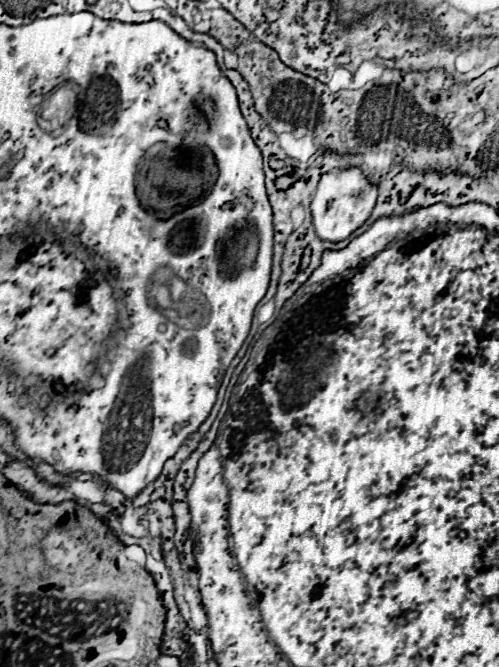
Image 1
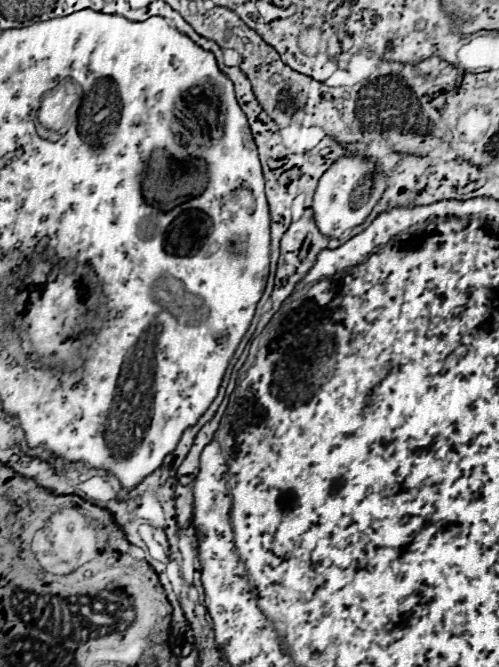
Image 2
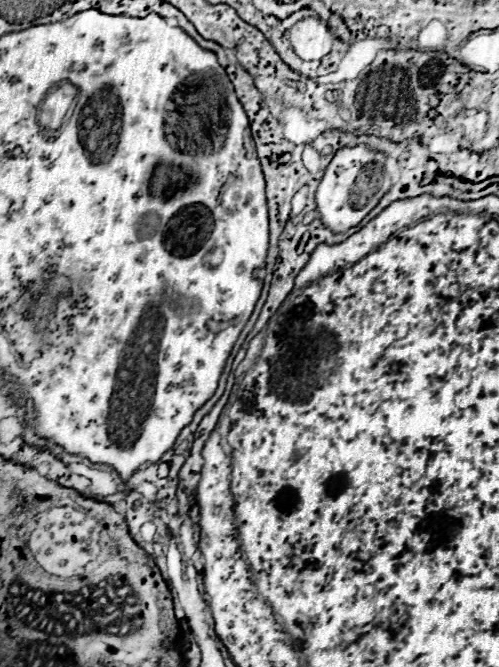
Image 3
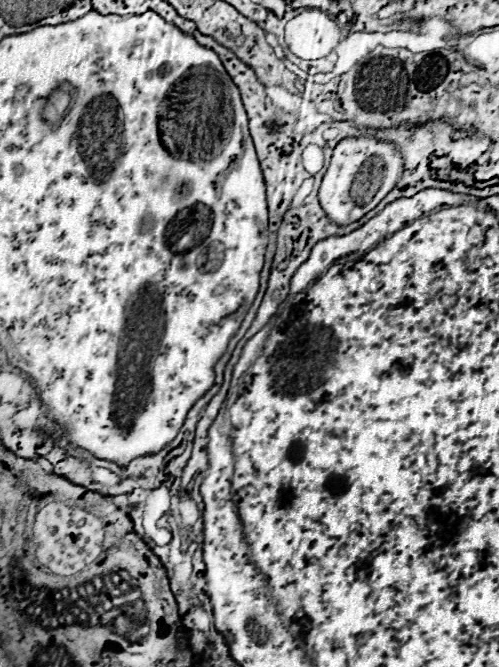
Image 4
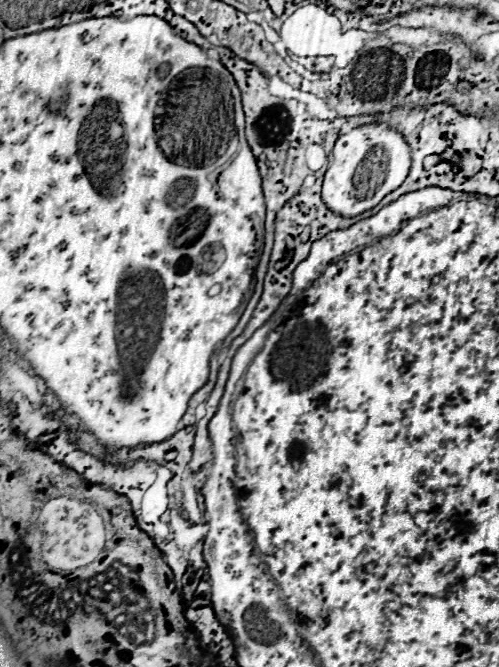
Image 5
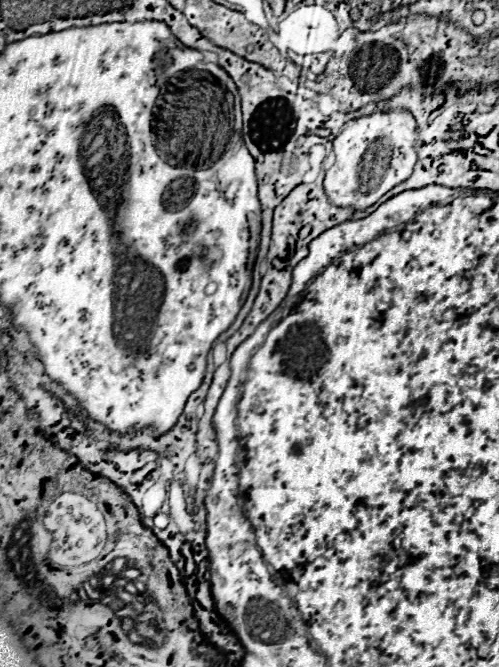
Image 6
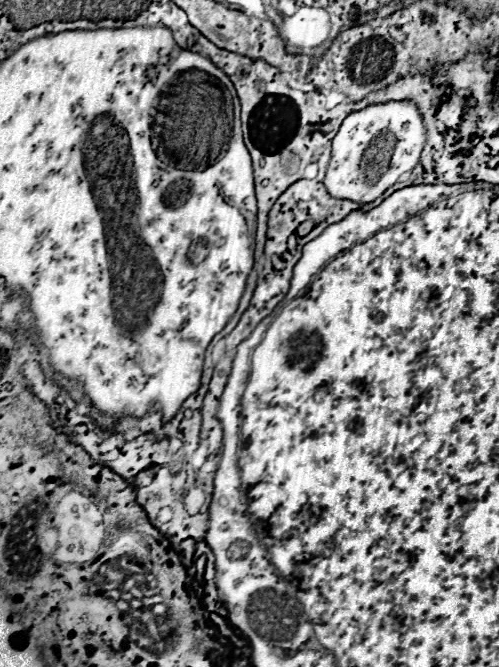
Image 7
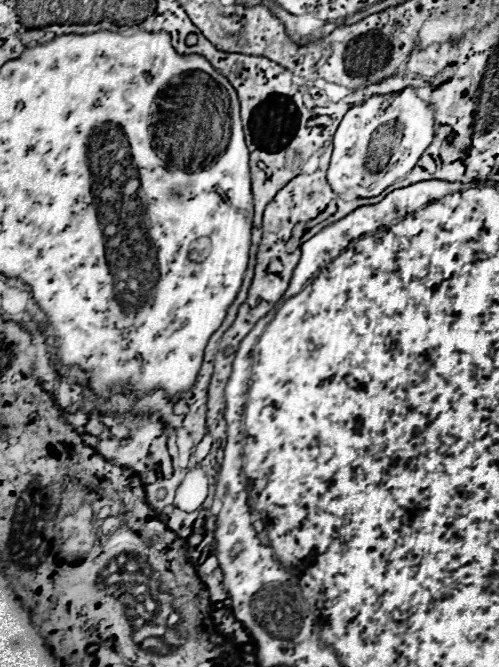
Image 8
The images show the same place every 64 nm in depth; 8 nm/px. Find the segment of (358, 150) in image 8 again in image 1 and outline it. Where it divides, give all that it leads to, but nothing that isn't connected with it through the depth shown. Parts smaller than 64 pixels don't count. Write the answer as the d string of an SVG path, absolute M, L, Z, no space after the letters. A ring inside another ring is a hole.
M358 168L324 174L318 184L318 192L310 204L316 236L320 236L320 240L328 240L328 242L346 240L354 230L358 230L368 220L368 216L376 204L376 196L378 196L378 188L368 184Z

